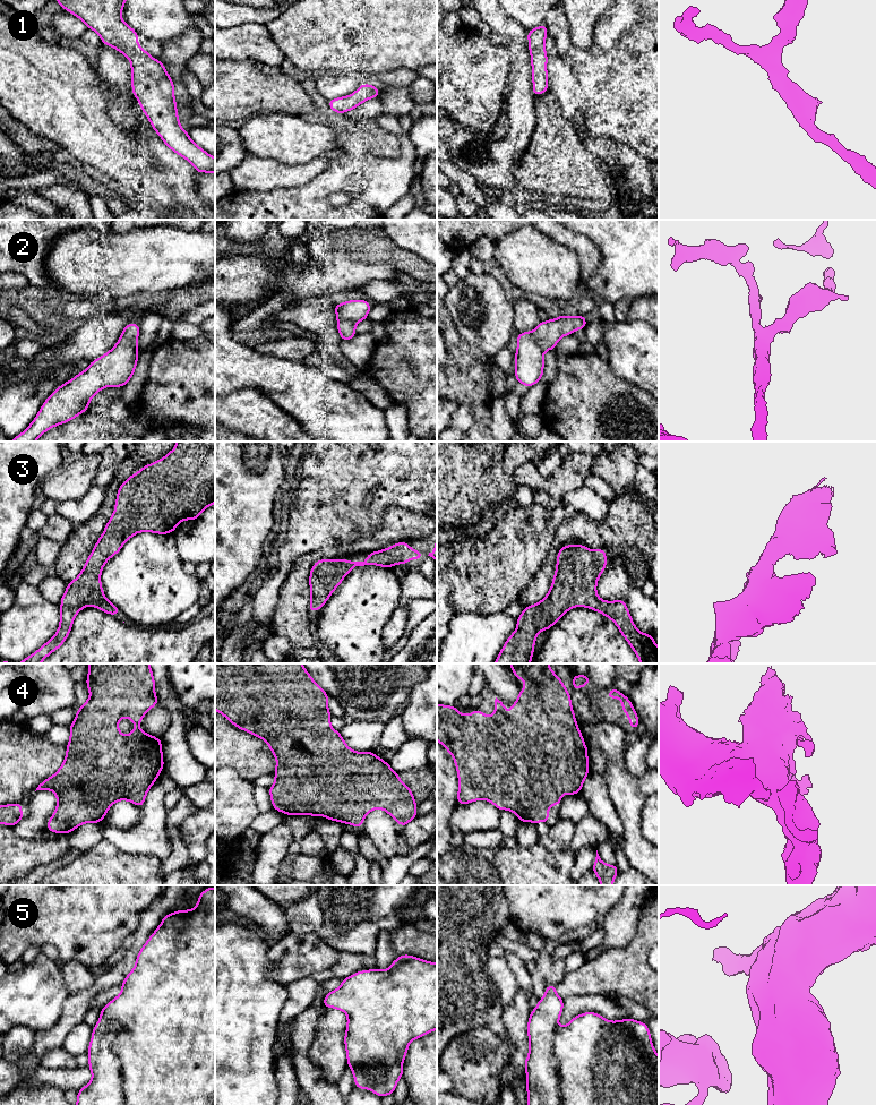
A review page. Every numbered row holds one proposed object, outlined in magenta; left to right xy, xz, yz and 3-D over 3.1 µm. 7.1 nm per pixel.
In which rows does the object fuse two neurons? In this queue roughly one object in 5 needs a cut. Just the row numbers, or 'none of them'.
none of them

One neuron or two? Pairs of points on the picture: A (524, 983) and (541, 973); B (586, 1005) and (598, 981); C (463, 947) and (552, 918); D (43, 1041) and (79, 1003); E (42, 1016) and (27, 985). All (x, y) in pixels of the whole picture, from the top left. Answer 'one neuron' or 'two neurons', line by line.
A: two neurons
B: two neurons
C: two neurons
D: one neuron
E: one neuron

